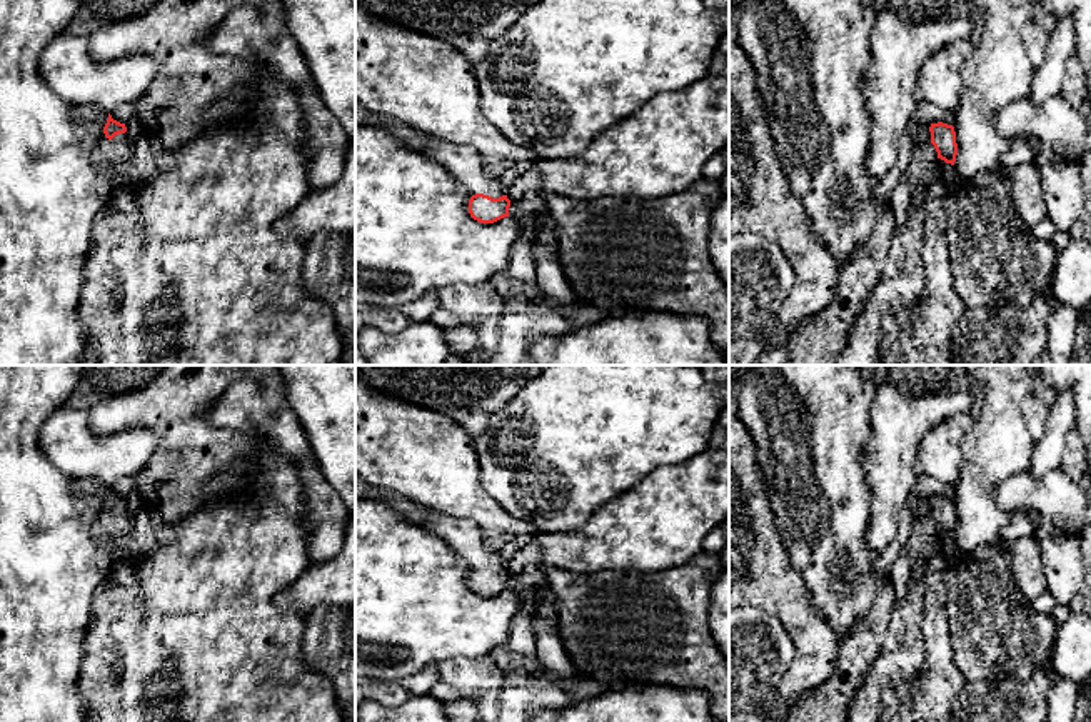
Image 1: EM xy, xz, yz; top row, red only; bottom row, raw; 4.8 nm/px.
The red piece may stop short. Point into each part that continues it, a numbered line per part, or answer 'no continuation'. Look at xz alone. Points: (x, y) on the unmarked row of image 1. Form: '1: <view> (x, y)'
1: xz (462, 536)
2: xz (531, 584)

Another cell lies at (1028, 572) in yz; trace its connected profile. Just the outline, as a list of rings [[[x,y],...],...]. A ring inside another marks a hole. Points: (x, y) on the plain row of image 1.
[[[1021,537],[1009,544],[1013,577],[1028,600],[1046,590],[1044,569],[1038,544],[1033,537]]]

